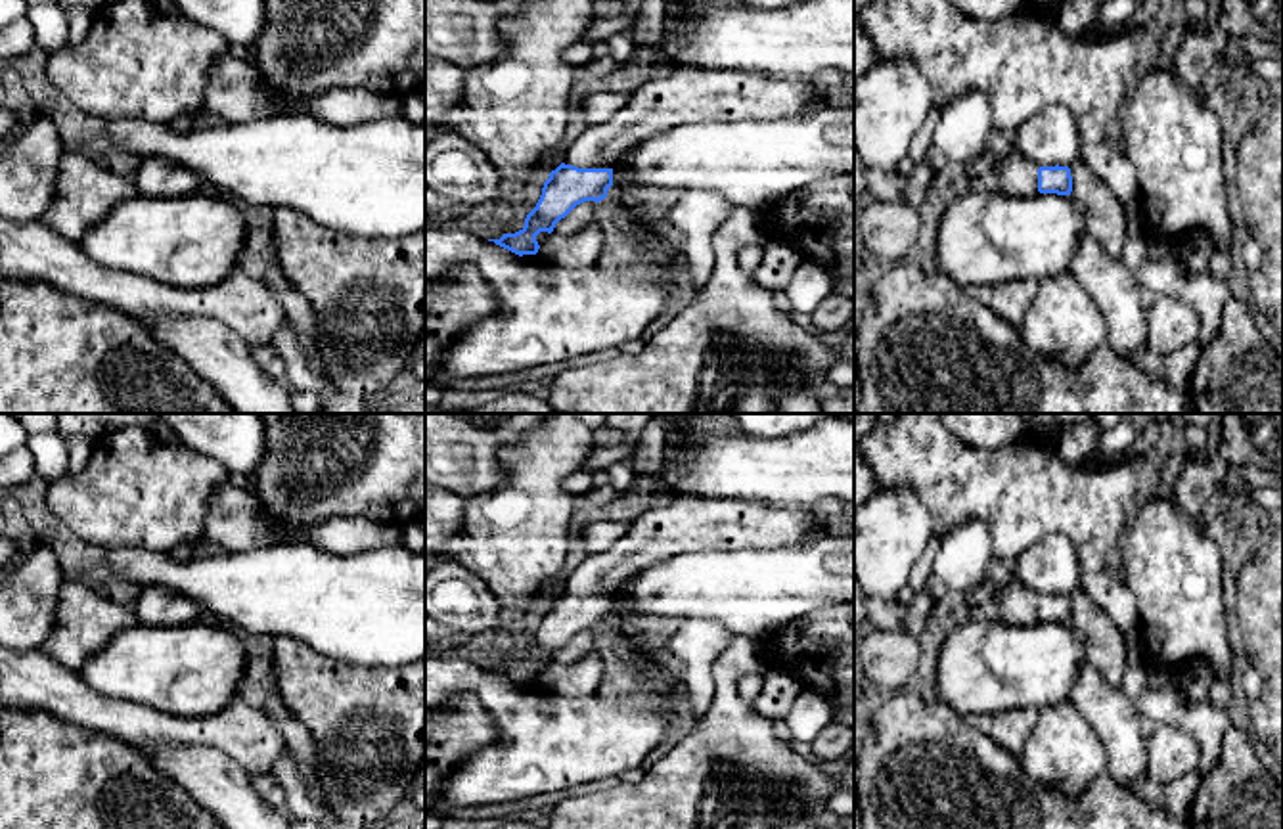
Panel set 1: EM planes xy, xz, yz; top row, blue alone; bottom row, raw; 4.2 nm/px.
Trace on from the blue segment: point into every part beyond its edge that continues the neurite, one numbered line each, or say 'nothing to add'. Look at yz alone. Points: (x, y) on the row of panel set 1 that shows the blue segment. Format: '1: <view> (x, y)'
1: yz (1017, 177)

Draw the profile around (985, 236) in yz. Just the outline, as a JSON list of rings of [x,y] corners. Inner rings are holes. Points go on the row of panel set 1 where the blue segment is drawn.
[[[975,186],[942,213],[936,230],[936,262],[938,270],[963,289],[1011,280],[1042,281],[1070,268],[1086,230],[1086,209],[1072,195],[1015,197],[1002,190]]]

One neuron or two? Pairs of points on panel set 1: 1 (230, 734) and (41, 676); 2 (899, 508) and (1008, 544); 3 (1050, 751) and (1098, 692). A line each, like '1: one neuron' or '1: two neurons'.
1: one neuron
2: two neurons
3: two neurons

